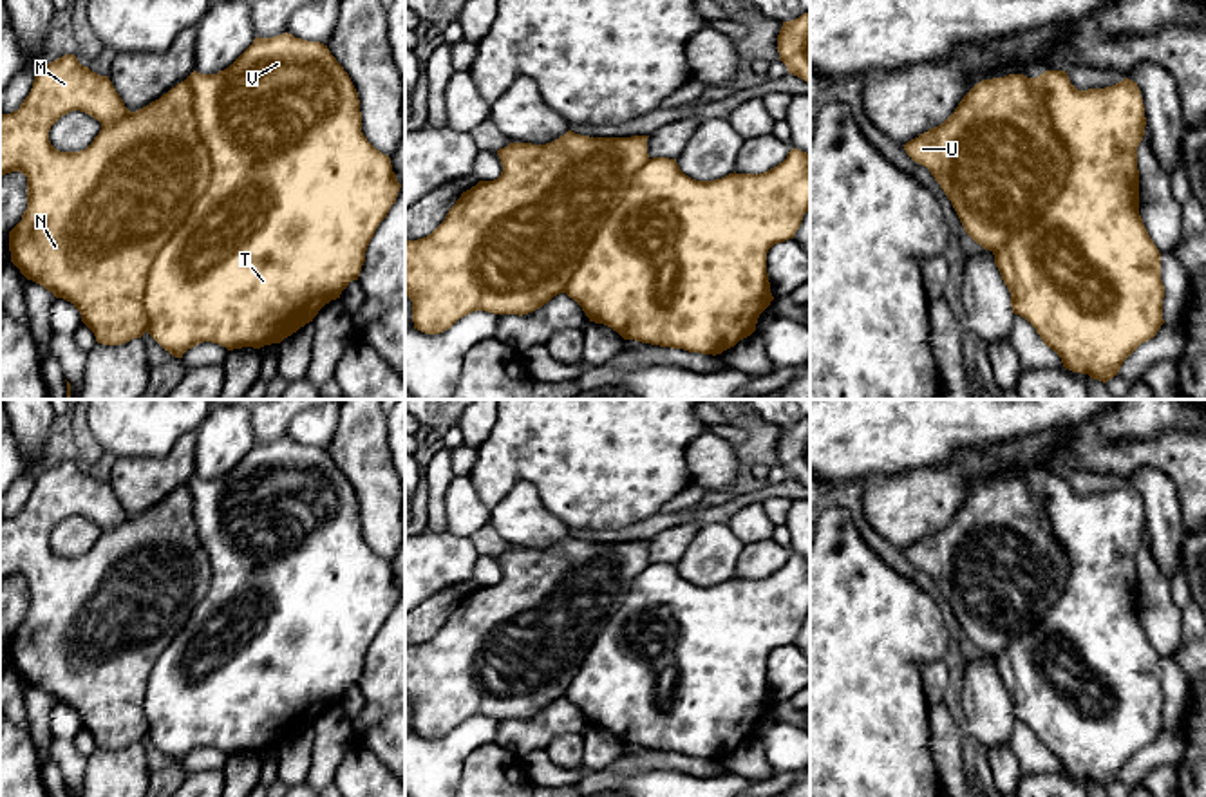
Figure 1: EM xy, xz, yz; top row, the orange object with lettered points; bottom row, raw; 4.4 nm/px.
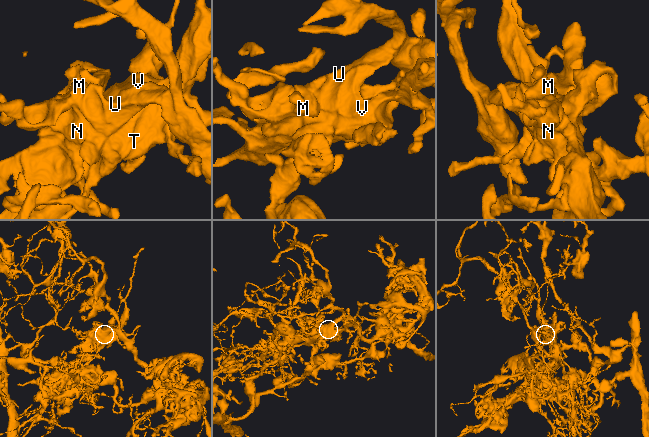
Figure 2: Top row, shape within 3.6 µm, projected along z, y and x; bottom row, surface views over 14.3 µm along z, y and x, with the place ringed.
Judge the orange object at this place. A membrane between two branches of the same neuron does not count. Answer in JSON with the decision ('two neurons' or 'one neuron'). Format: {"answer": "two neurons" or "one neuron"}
{"answer": "two neurons"}

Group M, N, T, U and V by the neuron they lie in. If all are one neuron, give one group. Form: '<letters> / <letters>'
M N U / T V

